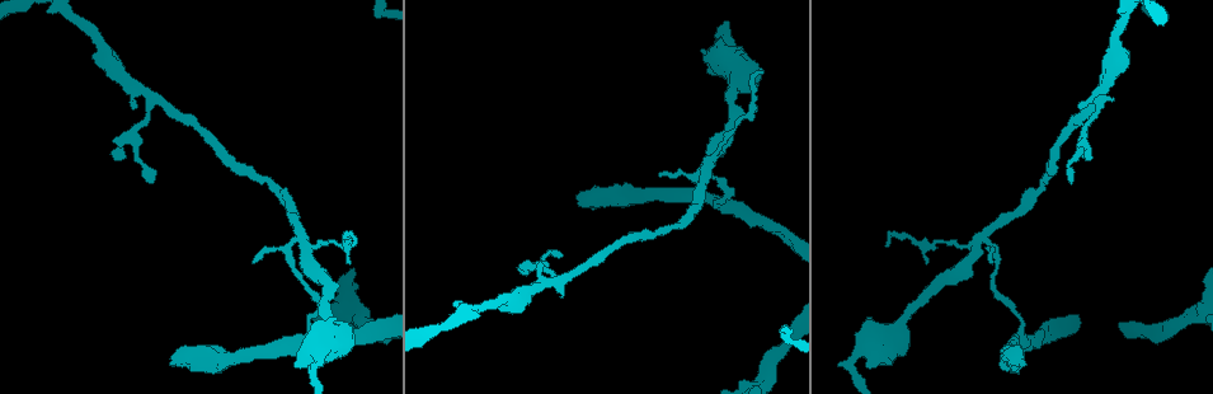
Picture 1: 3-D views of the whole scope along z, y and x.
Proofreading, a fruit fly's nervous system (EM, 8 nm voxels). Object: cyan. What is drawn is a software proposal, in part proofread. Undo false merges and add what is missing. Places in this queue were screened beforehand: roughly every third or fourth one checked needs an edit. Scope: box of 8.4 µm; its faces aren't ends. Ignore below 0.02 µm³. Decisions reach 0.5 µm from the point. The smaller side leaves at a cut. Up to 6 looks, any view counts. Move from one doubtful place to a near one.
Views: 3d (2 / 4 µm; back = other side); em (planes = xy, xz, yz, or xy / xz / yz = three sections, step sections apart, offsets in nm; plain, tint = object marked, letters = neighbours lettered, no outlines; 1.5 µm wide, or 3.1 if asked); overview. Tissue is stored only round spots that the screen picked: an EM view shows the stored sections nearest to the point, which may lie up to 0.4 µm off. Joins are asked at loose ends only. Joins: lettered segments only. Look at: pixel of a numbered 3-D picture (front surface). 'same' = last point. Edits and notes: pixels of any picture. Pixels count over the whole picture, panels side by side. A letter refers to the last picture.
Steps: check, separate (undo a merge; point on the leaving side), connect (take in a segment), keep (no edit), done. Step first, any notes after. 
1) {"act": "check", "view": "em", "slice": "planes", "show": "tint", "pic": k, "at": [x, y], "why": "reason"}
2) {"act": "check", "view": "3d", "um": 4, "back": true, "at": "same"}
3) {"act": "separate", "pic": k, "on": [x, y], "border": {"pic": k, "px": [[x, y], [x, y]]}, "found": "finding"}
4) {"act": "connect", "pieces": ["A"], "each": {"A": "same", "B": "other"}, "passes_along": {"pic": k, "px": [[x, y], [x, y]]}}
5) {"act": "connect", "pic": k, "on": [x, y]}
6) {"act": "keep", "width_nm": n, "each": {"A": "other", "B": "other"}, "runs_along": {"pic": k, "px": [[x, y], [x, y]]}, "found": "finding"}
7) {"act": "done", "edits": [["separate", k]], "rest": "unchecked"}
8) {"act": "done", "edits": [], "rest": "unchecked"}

{"act": "check", "view": "3d", "um": 2, "pic": 1, "at": [269, 184], "why": "a narrow waist"}

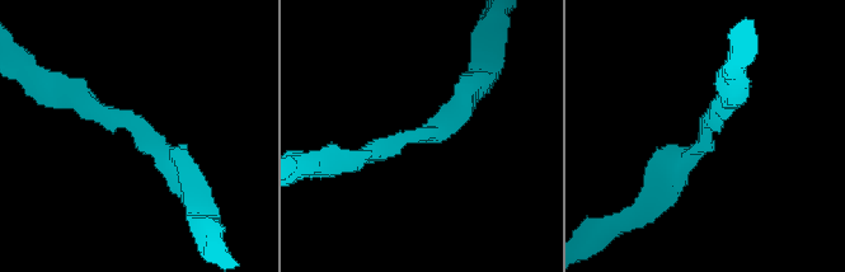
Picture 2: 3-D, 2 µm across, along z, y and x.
{"act": "check", "view": "em", "slice": "planes", "show": "letters", "pic": 2, "at": [702, 128], "arm_widths_nm": [190, 200], "why": "need the tissue"}

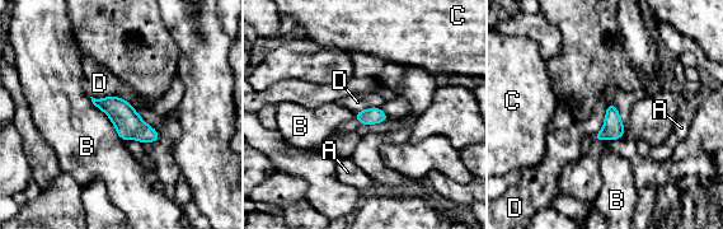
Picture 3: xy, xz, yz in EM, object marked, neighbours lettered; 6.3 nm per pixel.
{"act": "keep", "width_nm": 100, "each": {"A": "other", "B": "other", "C": "other", "D": "other"}, "border": {"pic": 3, "px": [[608, 103], [604, 126], [592, 136]]}, "found": "continuous, no second neuron"}

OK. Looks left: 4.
{"act": "check", "view": "3d", "um": 4, "pic": 1, "at": [154, 181], "why": "an open end"}

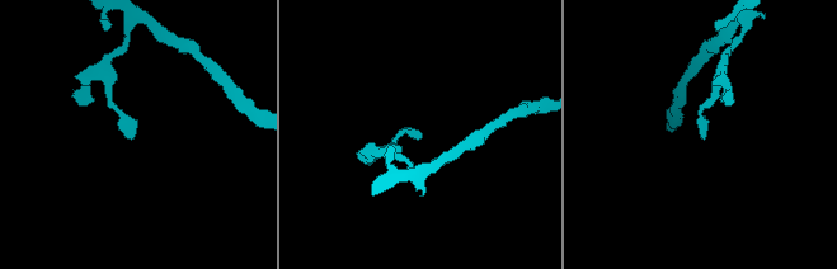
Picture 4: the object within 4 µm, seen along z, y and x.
{"act": "check", "view": "em", "slice": "planes", "show": "letters", "pic": 4, "at": [702, 137]}

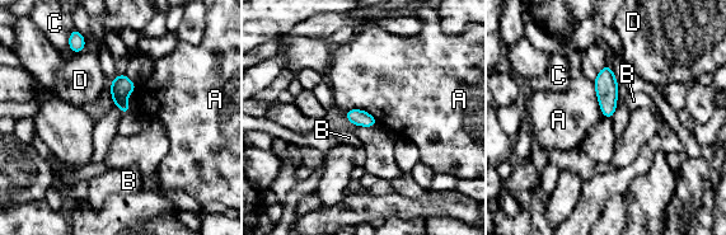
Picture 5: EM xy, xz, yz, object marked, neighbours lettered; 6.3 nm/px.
{"act": "keep", "width_nm": 100, "each": {"A": "other", "B": "other", "C": "other", "D": "other"}, "border": {"pic": 5, "px": [[343, 111], [364, 109], [379, 123]]}, "found": "none of them fits"}

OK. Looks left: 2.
{"act": "check", "view": "3d", "um": 2, "pic": 1, "at": [705, 166], "why": "abrupt turn"}

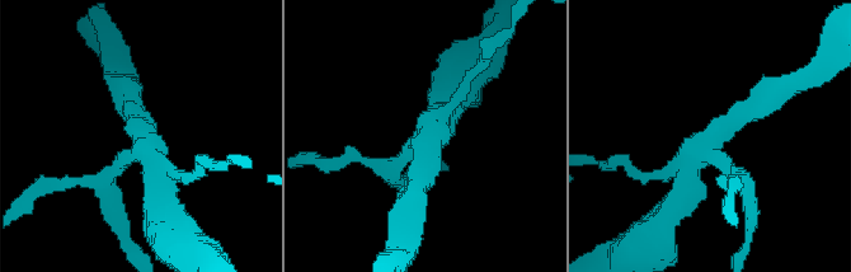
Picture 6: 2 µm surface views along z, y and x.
{"act": "check", "view": "em", "slice": "xz", "step": 4, "show": "letters", "pic": 6, "at": [144, 144], "why": "need the tissue"}

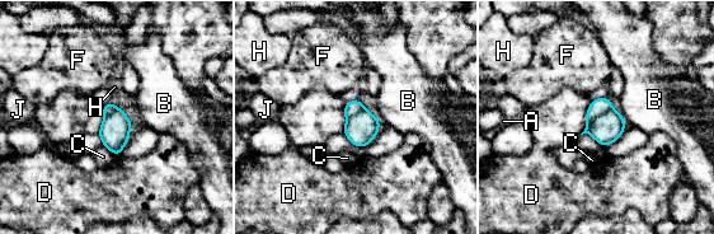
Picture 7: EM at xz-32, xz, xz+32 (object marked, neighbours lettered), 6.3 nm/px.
{"act": "separate", "pic": 7, "on": [600, 106], "longest_contact_nm": ["C", 120], "each": {"A": "other", "B": "other", "C": "other", "D": "other", "F": "other", "H": "other", "J": "other"}, "border": {"pic": 7, "px": [[611, 108], [592, 121], [588, 132]]}, "found": "a second neuron is stuck on"}

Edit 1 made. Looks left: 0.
{"act": "done", "edits": [["separate", 7]], "rest": "unchecked"}

